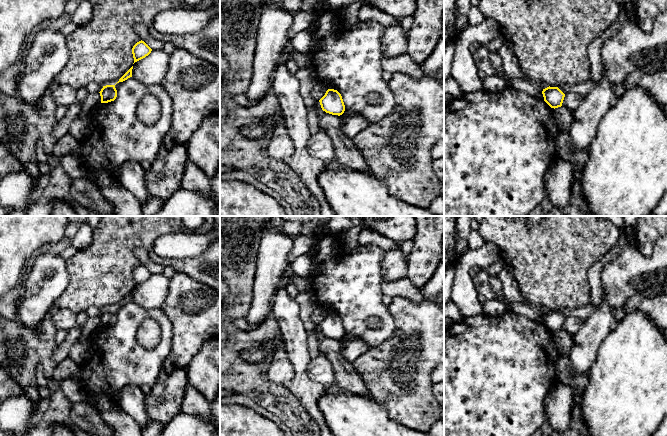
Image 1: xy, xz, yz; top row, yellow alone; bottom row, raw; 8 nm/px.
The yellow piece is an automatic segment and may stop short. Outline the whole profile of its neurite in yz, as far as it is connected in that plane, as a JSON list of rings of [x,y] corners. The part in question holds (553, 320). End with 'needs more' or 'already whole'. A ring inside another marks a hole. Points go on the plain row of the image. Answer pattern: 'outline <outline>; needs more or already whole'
outline [[[547,311],[542,315],[544,325],[551,332],[558,332],[562,330],[565,318],[558,311]]]; already whole

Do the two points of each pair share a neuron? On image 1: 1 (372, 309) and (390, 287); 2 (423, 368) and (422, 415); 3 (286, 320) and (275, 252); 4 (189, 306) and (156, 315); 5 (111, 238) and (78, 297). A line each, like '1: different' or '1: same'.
1: different
2: same
3: different
4: different
5: same

